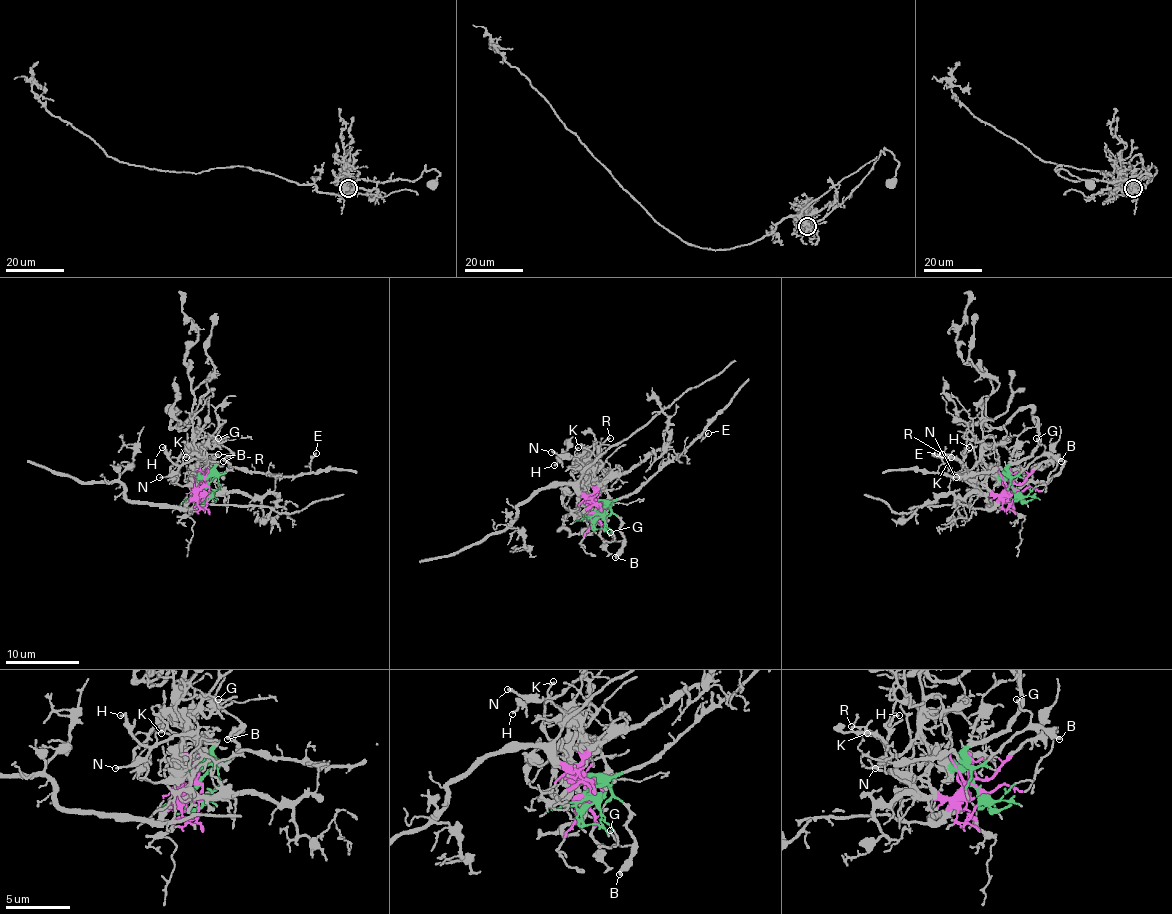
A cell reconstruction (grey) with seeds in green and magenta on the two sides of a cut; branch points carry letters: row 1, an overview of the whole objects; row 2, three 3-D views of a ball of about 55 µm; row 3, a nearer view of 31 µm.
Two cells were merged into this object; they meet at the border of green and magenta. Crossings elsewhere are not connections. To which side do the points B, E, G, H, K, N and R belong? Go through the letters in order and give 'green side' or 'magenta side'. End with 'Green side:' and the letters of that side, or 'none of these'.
B: green side
E: green side
G: green side
H: green side
K: green side
N: green side
R: green side
Green side: B, E, G, H, K, N, R

